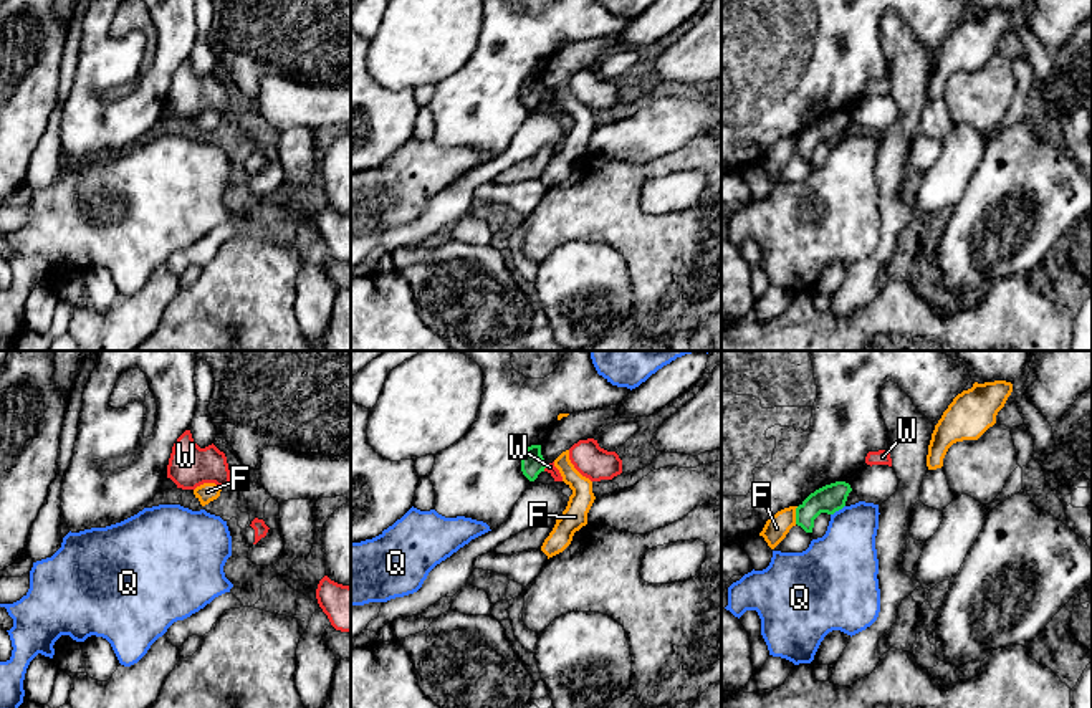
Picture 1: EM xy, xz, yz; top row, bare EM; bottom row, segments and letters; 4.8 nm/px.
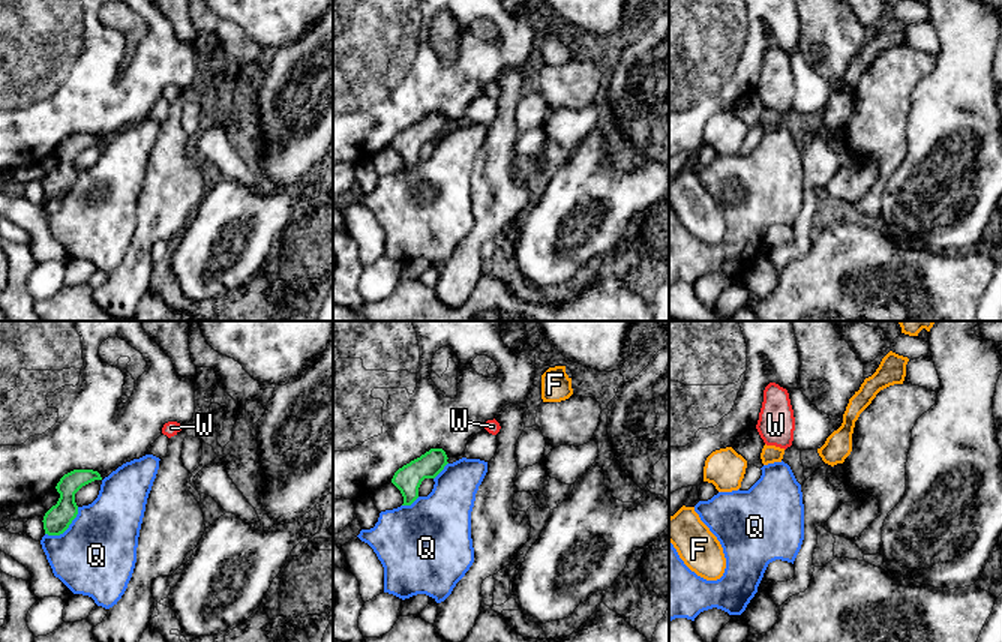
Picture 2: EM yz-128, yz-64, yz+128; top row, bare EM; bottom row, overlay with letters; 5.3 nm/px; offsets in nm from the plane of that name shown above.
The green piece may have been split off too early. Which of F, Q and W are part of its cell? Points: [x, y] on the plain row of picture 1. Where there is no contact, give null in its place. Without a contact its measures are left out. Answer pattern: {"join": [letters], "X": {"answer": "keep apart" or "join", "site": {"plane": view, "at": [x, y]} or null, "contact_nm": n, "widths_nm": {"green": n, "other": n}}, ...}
{"join": [], "F": {"answer": "keep apart", "site": {"plane": "yz", "at": [796, 144]}, "contact_nm": 90, "widths_nm": {"green": 140, "other": 120}}, "Q": {"answer": "keep apart", "site": {"plane": "yz", "at": [838, 139]}, "contact_nm": 90, "widths_nm": {"green": 140, "other": 320}}, "W": {"answer": "keep apart", "site": {"plane": "xz", "at": [545, 96]}, "contact_nm": 50, "widths_nm": {"green": 110, "other": 50}}}

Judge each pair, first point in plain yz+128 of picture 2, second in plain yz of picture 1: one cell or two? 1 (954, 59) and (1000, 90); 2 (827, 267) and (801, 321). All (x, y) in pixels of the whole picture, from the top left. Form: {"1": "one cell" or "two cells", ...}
{"1": "two cells", "2": "one cell"}

